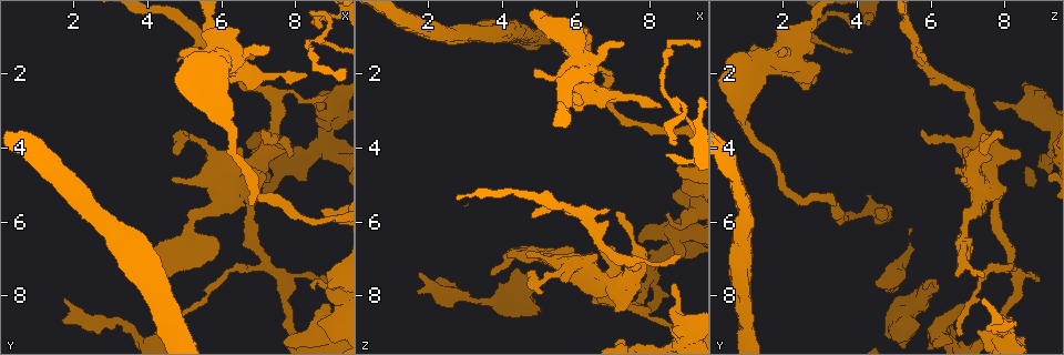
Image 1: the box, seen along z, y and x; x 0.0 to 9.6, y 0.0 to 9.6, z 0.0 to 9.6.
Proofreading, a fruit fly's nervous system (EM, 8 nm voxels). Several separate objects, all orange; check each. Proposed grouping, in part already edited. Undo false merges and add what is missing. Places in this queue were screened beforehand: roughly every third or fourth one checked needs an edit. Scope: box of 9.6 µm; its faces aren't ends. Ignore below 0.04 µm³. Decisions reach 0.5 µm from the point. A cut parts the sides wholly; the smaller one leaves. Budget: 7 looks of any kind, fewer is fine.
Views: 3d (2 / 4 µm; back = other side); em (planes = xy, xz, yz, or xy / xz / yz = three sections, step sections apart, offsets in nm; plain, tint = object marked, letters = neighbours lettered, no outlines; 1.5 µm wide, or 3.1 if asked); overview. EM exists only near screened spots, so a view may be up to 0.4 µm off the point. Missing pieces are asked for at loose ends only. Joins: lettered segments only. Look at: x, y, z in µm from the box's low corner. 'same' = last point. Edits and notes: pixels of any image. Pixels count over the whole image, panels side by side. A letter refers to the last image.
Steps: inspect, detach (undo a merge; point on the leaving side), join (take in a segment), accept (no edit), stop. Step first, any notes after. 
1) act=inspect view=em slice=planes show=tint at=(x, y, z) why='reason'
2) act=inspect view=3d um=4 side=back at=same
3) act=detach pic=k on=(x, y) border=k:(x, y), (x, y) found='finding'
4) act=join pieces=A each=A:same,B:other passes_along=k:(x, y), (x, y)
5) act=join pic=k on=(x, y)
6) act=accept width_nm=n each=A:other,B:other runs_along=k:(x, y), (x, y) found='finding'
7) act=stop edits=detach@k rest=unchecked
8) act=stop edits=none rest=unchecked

act=inspect view=3d um=4 at=(1.75, 8.80, 7.90) why='branch stops here'

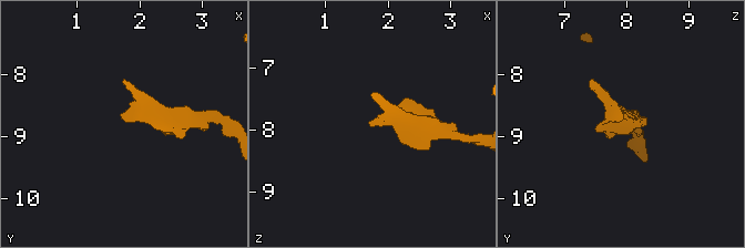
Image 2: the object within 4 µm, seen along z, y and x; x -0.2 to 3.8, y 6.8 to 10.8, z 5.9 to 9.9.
act=inspect view=em slice=xy step=8 show=tint at=(1.80, 8.80, 7.90)

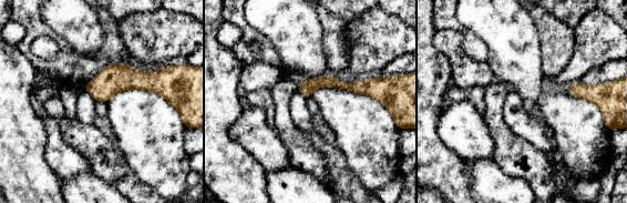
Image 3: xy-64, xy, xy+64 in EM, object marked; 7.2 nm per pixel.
act=inspect view=em slice=planes show=letters at=same why='another direction'

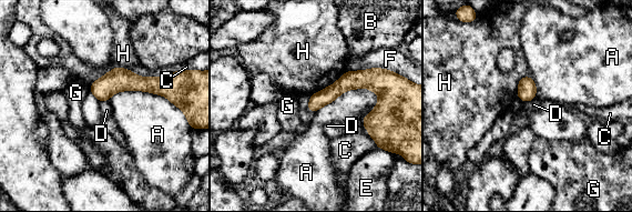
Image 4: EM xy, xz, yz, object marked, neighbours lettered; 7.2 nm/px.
act=accept each=A:other,B:other,C:other,D:other,E:other,F:other,G:other,H:other runs_along=4:(93, 86), (160, 84), (171, 93) found='none of them fits'

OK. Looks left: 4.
act=inspect view=em slice=yz step=8 show=letters at=(7.05, 4.25, 8.40)

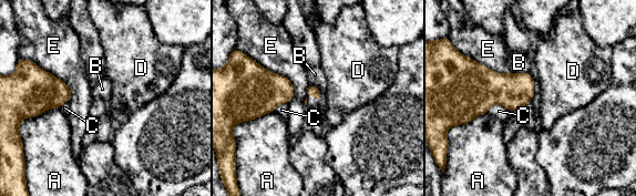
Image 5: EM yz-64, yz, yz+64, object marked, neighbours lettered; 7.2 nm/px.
act=inspect view=em slice=planes show=letters at=same

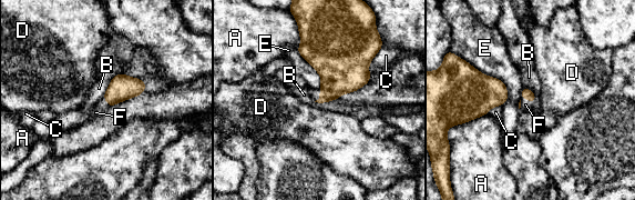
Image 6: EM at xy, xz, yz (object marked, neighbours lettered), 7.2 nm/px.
act=join pieces=F each=A:other,B:other,C:other,D:other,E:other,F:same passes_along=6:(525, 92), (522, 97), (525, 104) found='it goes on there'

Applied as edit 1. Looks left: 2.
act=inspect view=em slice=planes show=letters at=(4.85, 1.55, 1.85) why='an open end'

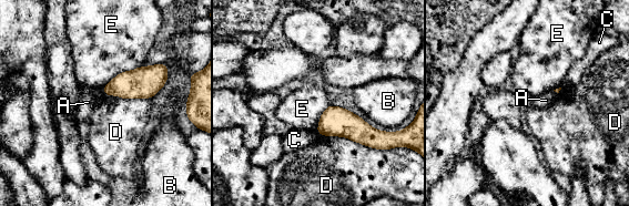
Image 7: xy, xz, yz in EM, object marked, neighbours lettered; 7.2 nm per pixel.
act=accept longest_contact=D:440nm each=A:other,B:other,C:other,D:other,E:other border=7:(320, 133), (345, 136), (377, 150) found='no lettered segment goes on from it'

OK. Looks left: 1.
act=stop edits=join@6 rest=unchecked

